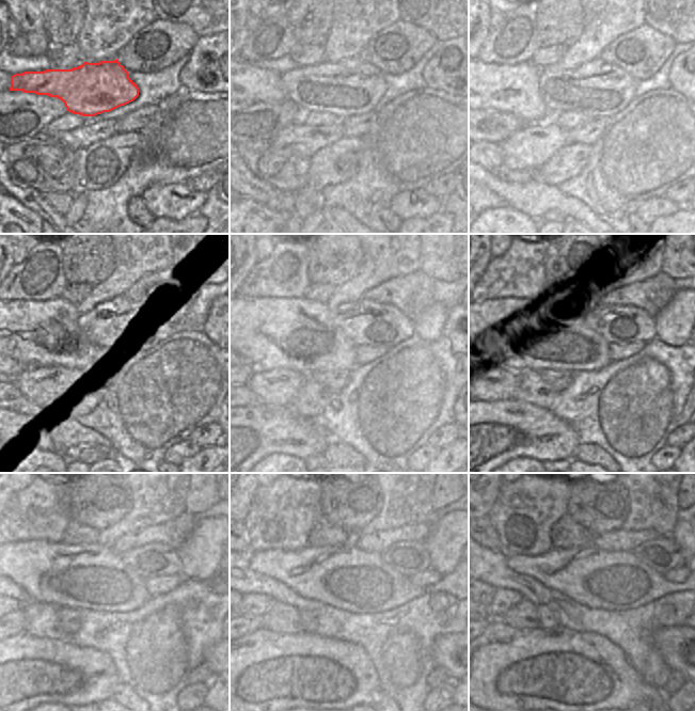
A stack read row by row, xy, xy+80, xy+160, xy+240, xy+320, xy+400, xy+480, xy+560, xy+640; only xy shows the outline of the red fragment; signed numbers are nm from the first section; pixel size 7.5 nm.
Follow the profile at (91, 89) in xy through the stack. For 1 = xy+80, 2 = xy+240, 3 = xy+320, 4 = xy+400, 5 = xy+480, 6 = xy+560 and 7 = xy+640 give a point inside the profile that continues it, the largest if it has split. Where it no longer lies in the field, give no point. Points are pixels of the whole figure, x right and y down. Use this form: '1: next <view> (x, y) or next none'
1: next xy+80 (349, 88)
2: next xy+240 (123, 324)
3: next xy+320 (366, 322)
4: next xy+400 (620, 324)
5: next xy+480 (154, 559)
6: next xy+560 (408, 558)
7: next xy+640 (662, 554)

